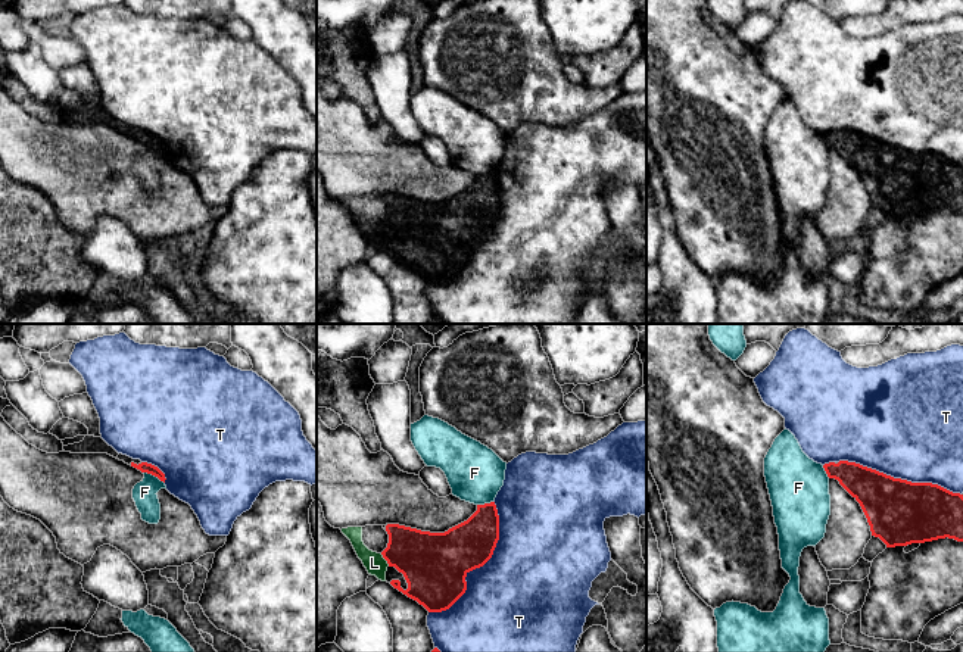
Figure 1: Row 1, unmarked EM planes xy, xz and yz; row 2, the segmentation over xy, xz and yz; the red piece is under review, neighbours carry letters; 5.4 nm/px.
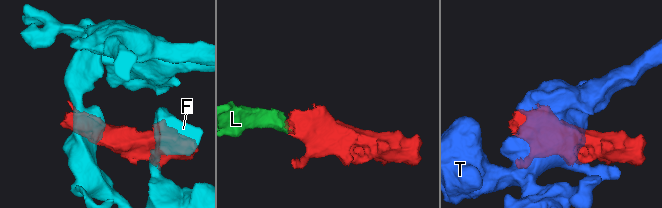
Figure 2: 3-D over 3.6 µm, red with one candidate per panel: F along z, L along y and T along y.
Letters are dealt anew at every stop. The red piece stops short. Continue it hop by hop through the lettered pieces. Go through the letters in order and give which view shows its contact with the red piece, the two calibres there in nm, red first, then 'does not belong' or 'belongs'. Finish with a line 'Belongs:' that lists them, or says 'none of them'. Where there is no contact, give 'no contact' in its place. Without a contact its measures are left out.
F: xy | 60/130 nm | does not belong
L: xz | 320/120 nm | belongs
T: xz | 360/480 nm | does not belong
Belongs: L

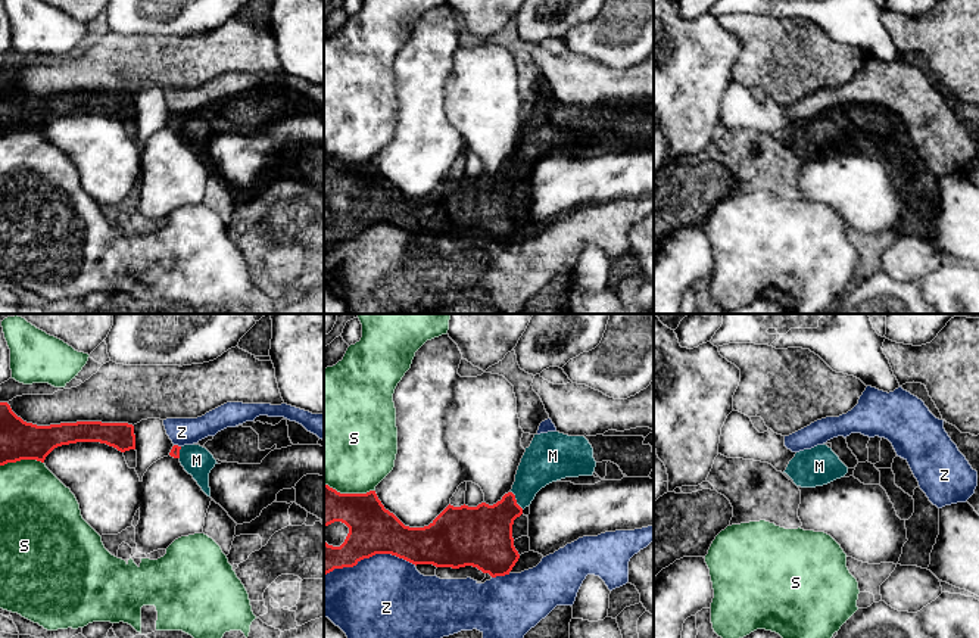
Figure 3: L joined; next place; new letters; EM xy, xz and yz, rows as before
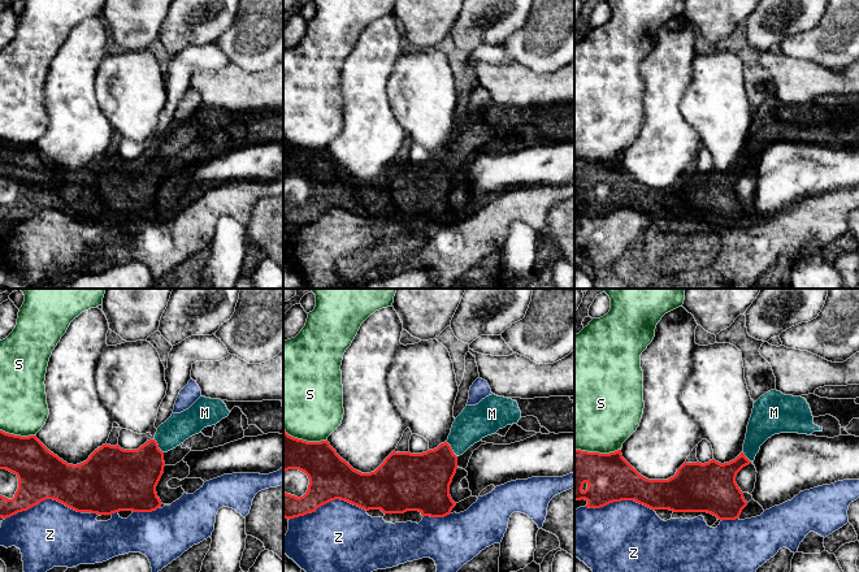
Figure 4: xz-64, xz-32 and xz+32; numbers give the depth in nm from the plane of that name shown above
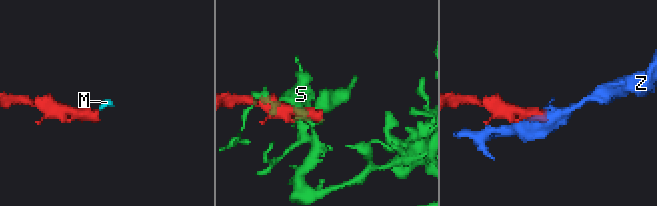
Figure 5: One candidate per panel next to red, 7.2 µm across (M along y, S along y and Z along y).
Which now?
M: xz | 300/220 nm | belongs
S: xz | 260/480 nm | does not belong
Z: xz | 260/440 nm | does not belong
Belongs: M

